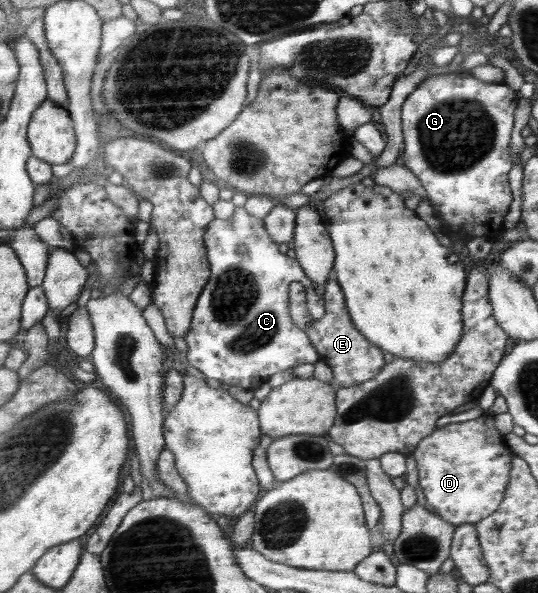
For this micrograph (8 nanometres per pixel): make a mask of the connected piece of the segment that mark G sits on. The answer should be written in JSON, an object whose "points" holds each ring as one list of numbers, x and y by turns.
{"points":[[457,72,446,75,436,75,424,80,414,89,401,108,401,129,403,132,402,158,404,166,420,180,422,188,427,192,428,198,432,201,434,210,444,222,450,226,452,234,460,240,468,241,477,236,486,236,495,240,504,229,504,224,508,224,508,212,512,212,512,204,516,204,516,188,512,188,512,168,516,168,516,158,511,156,512,136,516,136,516,112,520,112,520,92,512,88,512,84,505,82,488,83,478,80,474,75,467,72]]}

